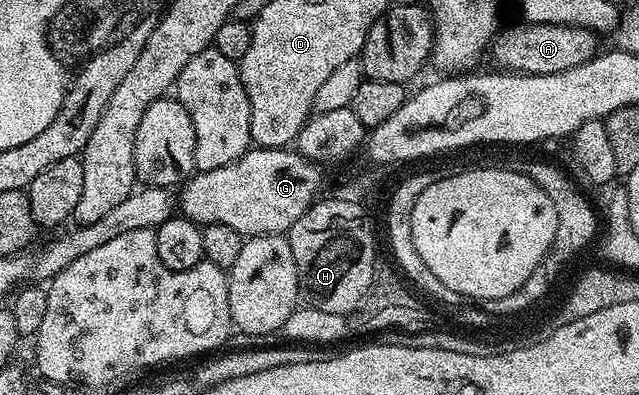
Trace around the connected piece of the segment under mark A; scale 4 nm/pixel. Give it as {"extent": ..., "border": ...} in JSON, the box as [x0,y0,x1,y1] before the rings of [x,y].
{"extent":[491,21,598,75],"border":[[[518,21],[514,27],[502,26],[494,35],[491,56],[498,68],[509,73],[523,75],[550,75],[563,73],[563,69],[575,69],[598,54],[598,36],[587,27],[572,27],[558,23],[526,23]]]}

